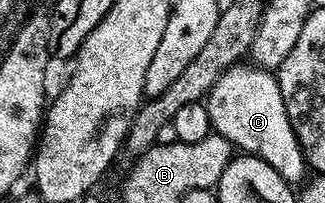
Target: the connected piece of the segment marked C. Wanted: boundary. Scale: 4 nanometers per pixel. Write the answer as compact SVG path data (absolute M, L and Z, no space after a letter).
M243 66L230 67L208 91L207 106L212 130L232 143L234 148L258 155L271 165L271 169L275 169L275 173L279 173L279 177L297 185L307 172L307 162L285 112L276 74L269 69Z

